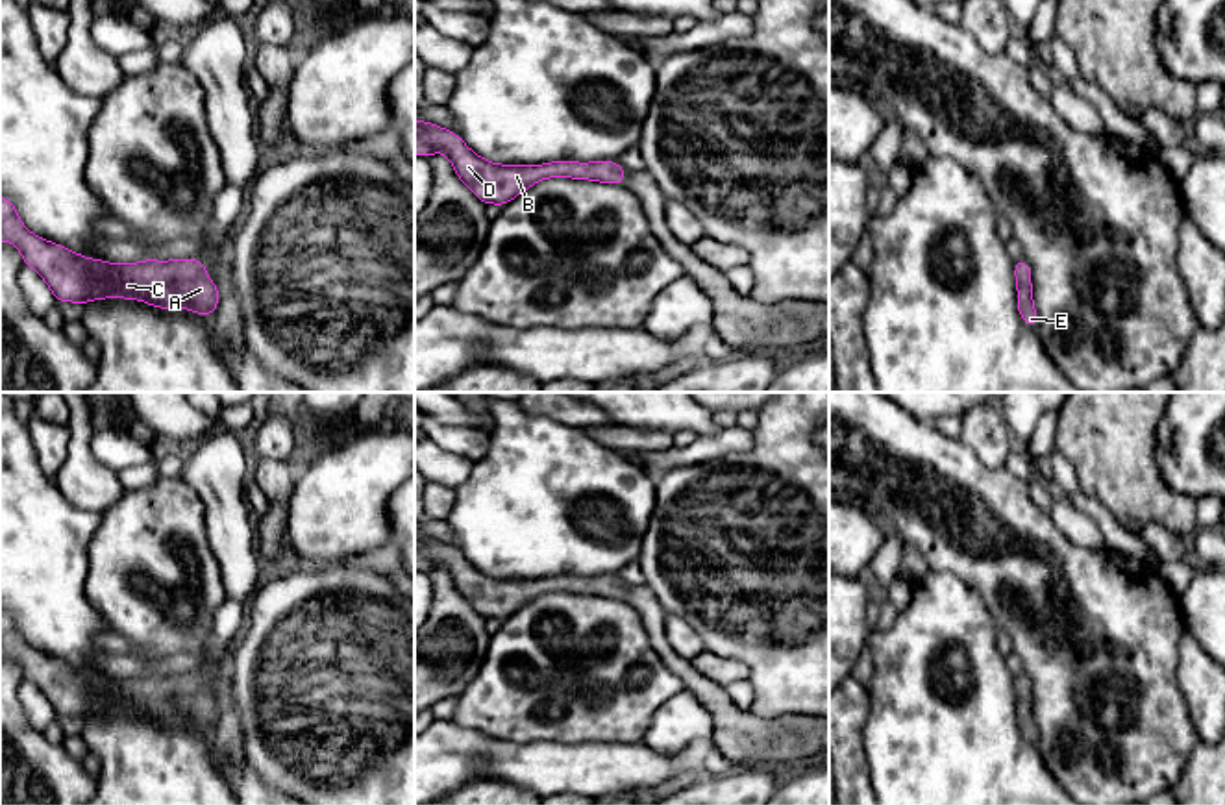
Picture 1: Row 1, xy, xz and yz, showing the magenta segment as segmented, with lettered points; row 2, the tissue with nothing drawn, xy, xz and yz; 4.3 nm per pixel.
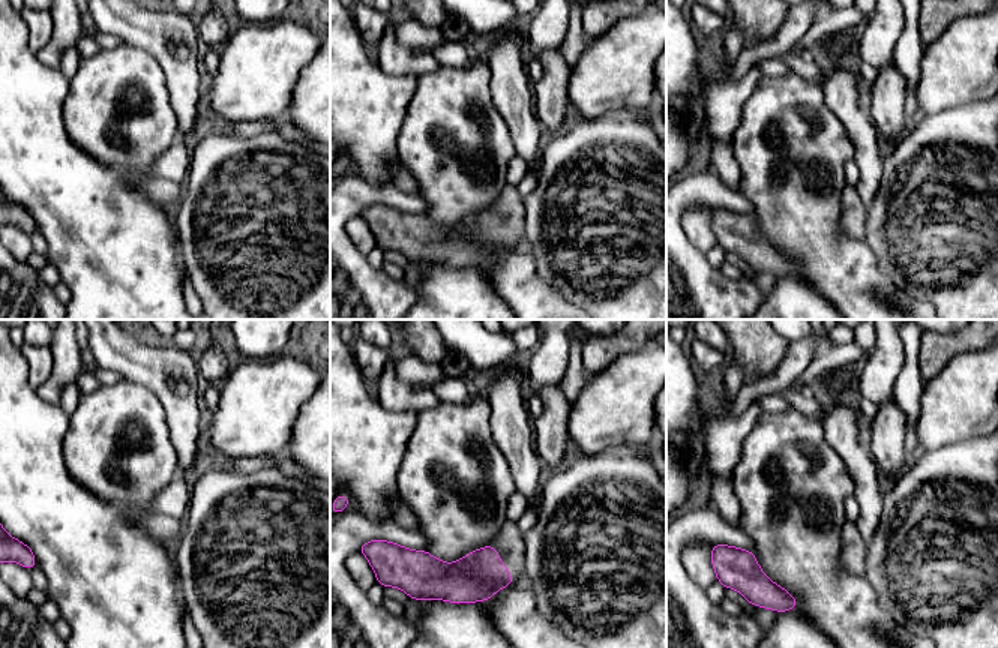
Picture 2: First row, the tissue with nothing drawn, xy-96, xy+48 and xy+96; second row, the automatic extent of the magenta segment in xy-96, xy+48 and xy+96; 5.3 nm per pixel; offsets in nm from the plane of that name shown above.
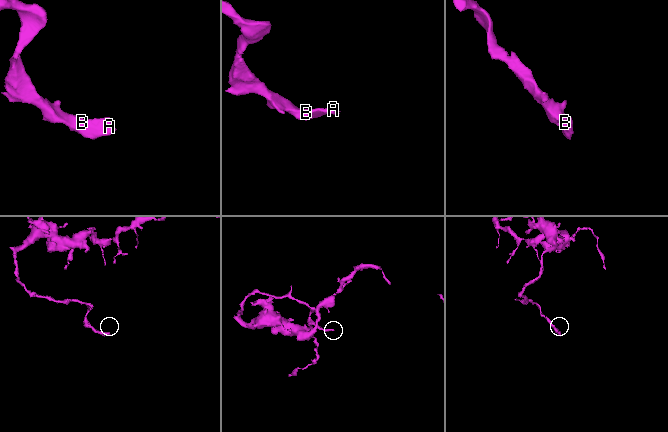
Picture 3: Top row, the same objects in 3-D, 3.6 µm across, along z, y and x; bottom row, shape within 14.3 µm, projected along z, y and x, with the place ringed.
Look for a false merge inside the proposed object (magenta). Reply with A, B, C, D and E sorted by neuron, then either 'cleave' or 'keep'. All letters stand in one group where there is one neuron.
groups A B C D E; keep

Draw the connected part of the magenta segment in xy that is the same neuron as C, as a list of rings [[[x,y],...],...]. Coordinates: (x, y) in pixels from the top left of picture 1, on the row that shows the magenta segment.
[[[0,198],[0,241],[20,250],[24,265],[41,274],[56,302],[85,305],[89,300],[117,296],[170,311],[187,305],[205,316],[218,305],[218,287],[207,278],[200,259],[161,263],[150,257],[128,265],[89,259],[28,231],[9,198]]]

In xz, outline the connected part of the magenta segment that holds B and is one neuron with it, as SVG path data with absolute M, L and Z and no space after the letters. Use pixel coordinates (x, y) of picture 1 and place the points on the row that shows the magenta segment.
M415 120L415 154L444 152L459 180L487 205L505 205L540 180L566 176L622 185L625 170L618 161L551 161L546 165L494 165L476 155L455 131Z

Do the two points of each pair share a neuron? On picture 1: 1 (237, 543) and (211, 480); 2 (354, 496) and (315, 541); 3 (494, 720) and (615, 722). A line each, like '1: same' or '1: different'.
1: same
2: same
3: same

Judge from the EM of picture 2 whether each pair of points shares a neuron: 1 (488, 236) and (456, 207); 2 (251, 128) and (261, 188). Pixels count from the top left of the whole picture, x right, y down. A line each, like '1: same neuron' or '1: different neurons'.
1: different neurons
2: different neurons

